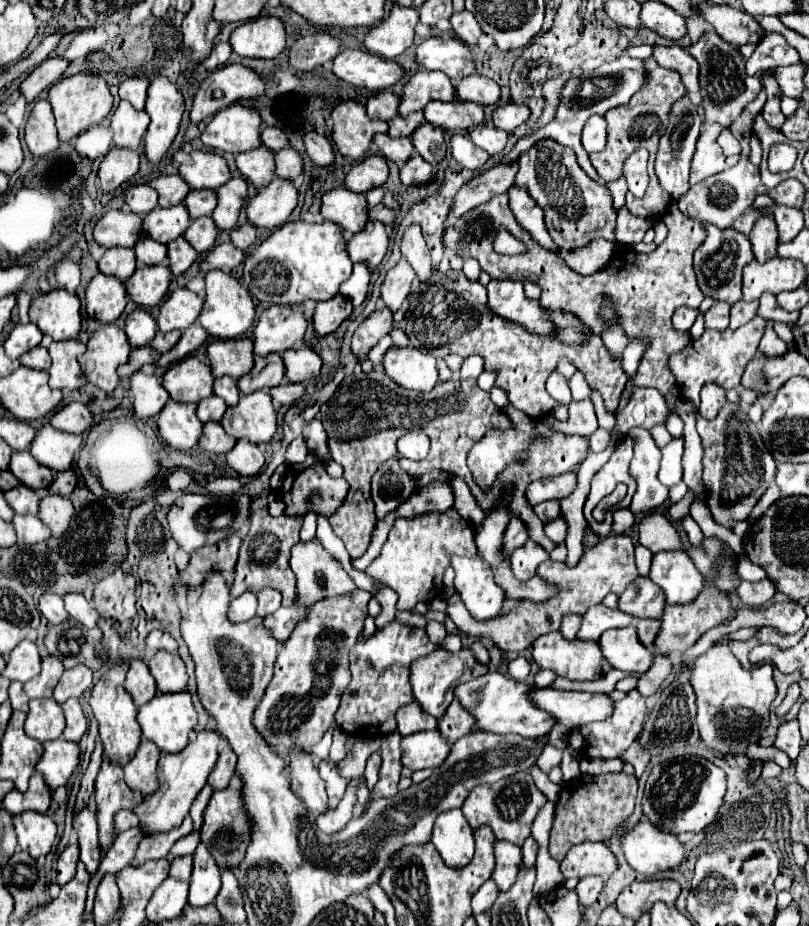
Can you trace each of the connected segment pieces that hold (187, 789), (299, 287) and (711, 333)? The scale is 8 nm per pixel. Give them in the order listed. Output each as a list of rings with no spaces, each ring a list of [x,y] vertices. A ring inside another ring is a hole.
[[[201,730],[189,744],[175,754],[161,754],[159,760],[159,788],[153,794],[143,796],[143,802],[133,810],[133,814],[139,818],[139,828],[145,836],[159,834],[173,830],[183,822],[183,818],[189,814],[189,808],[201,788],[207,784],[209,774],[215,768],[217,762],[217,746],[221,736],[213,730]]]
[[[285,222],[245,258],[243,286],[263,304],[303,304],[305,300],[329,300],[351,276],[353,262],[347,258],[345,248],[343,232],[333,222]]]
[[[755,316],[751,322],[747,322],[745,326],[737,328],[737,330],[731,330],[731,328],[705,330],[699,340],[691,340],[687,348],[683,348],[681,352],[677,352],[669,358],[669,368],[677,380],[681,396],[687,398],[689,402],[693,402],[695,414],[697,414],[697,406],[699,406],[699,392],[705,382],[711,382],[711,380],[719,382],[725,391],[736,389],[739,386],[743,368],[757,354],[757,346],[763,336],[763,330],[765,330],[765,320],[761,320],[761,316]]]

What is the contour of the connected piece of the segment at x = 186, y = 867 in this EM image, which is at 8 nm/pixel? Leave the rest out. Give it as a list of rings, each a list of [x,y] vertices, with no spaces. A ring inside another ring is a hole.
[[[181,856],[171,862],[171,872],[169,876],[175,876],[179,880],[189,880],[191,878],[191,868],[193,868],[193,856]]]

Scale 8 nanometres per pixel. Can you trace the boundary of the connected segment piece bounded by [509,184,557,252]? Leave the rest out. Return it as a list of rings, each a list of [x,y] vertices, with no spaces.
[[[511,186],[509,190],[509,206],[511,206],[511,212],[515,214],[517,222],[531,232],[531,236],[547,250],[555,252],[555,242],[553,238],[549,236],[547,228],[545,228],[545,222],[543,222],[543,210],[539,208],[539,204],[529,196],[529,192],[521,186]]]

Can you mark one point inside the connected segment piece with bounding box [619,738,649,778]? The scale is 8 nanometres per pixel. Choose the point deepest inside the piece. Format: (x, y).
(635, 755)

